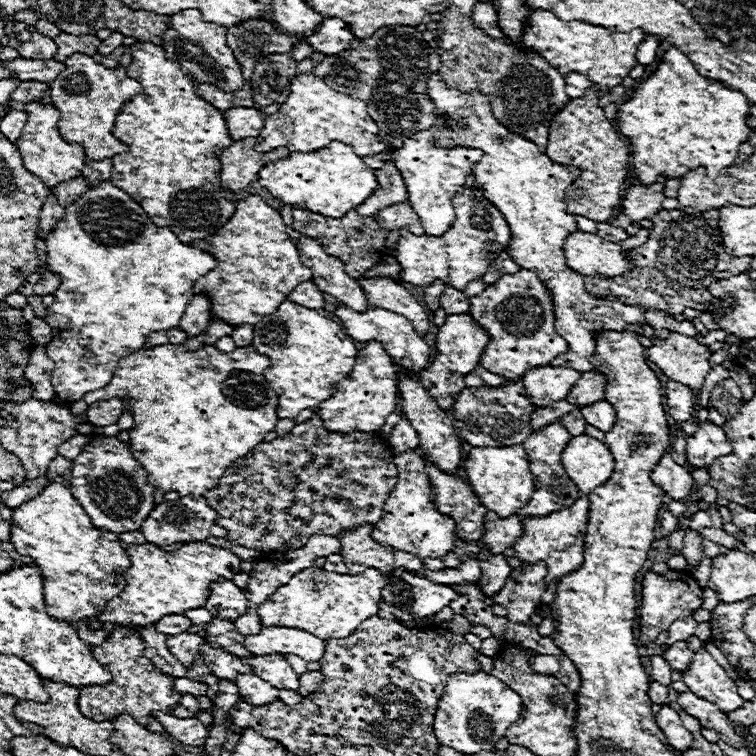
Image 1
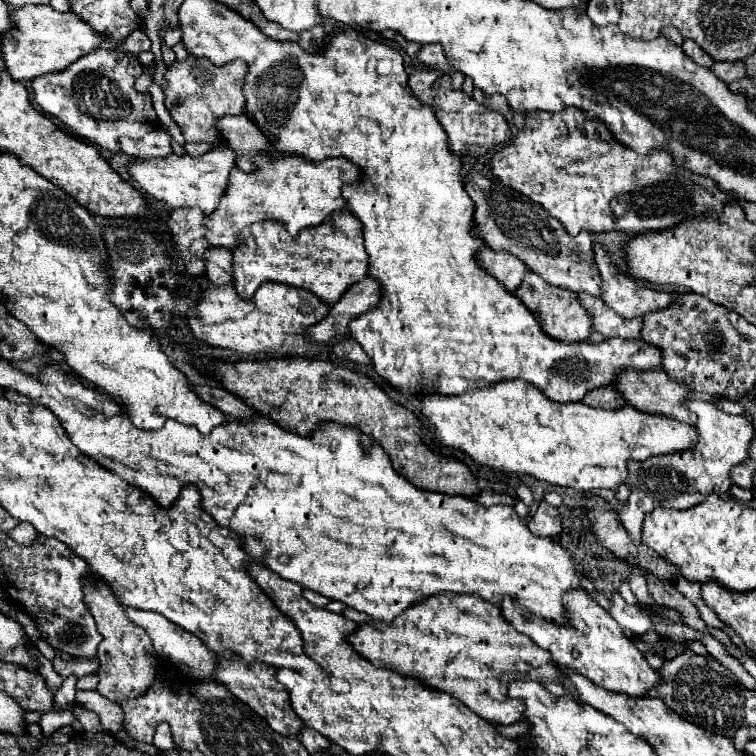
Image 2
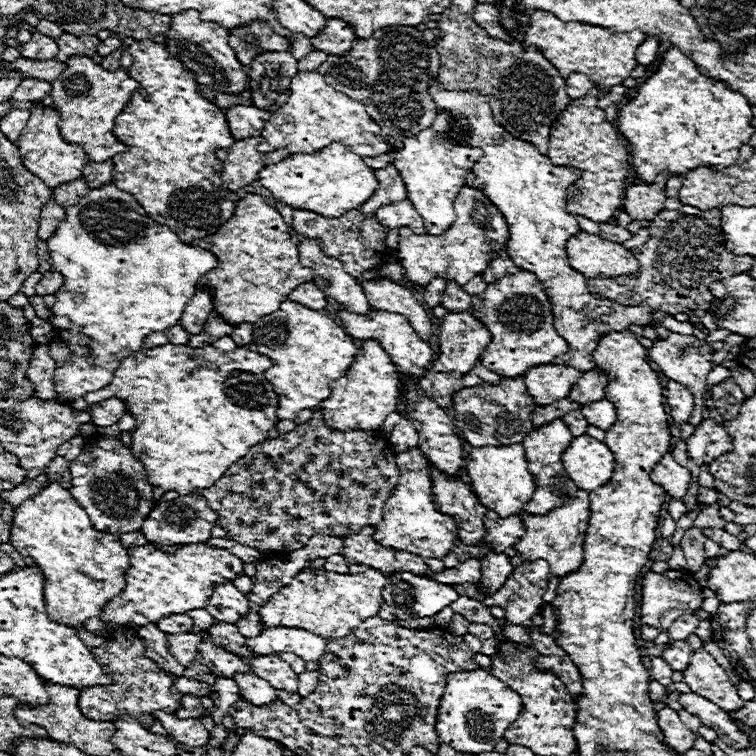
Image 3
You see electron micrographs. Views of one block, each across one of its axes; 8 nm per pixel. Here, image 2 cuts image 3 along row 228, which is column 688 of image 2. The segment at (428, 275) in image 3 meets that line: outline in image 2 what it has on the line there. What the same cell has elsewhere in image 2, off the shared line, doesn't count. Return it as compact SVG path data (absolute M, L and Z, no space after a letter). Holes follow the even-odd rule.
M690 398L686 402L686 408L698 416L694 424L698 440L696 444L692 444L692 448L664 456L650 456L648 460L632 460L632 464L628 464L628 476L624 484L630 486L630 500L626 506L620 506L620 512L622 522L634 540L640 538L644 518L642 514L652 512L658 506L686 510L700 504L710 494L718 494L724 500L730 498L728 472L732 470L732 466L748 458L748 446L754 438L754 426L746 416L730 416L714 408L710 402L702 402L698 398Z

